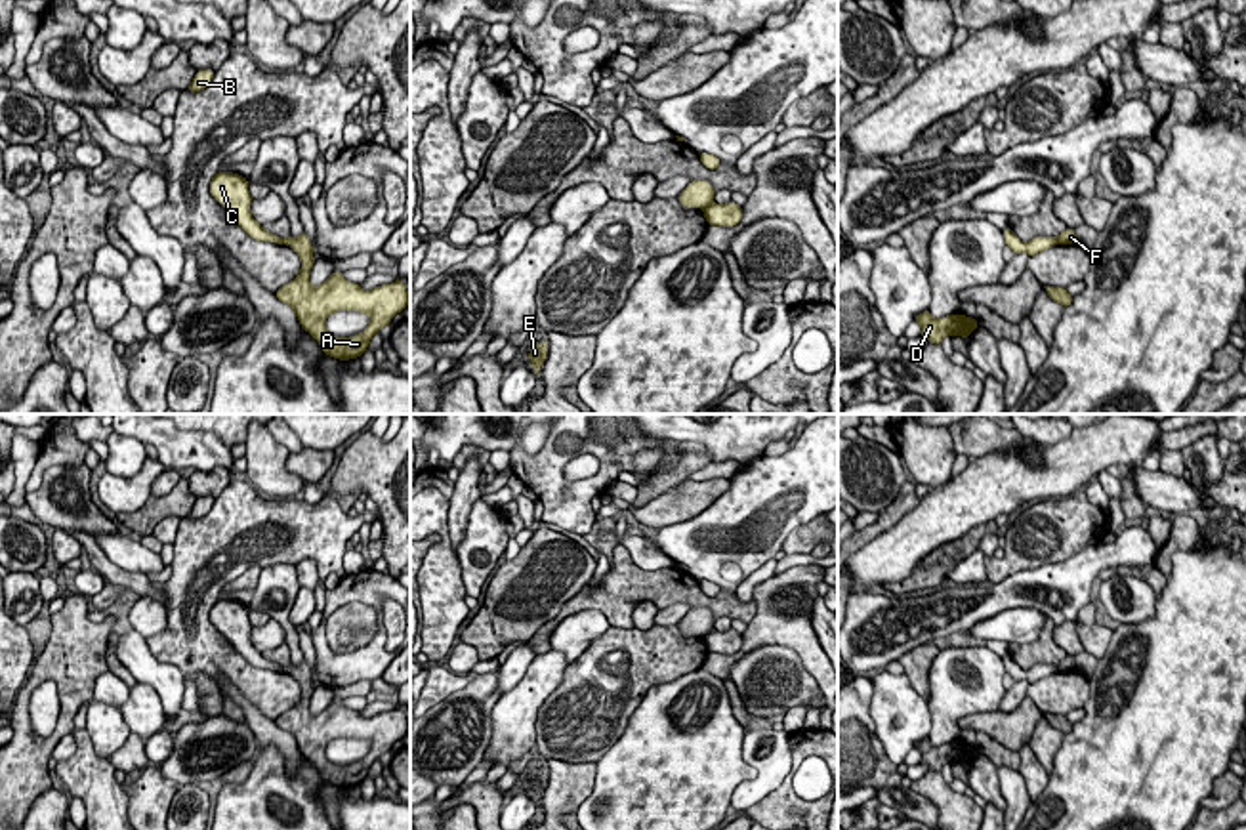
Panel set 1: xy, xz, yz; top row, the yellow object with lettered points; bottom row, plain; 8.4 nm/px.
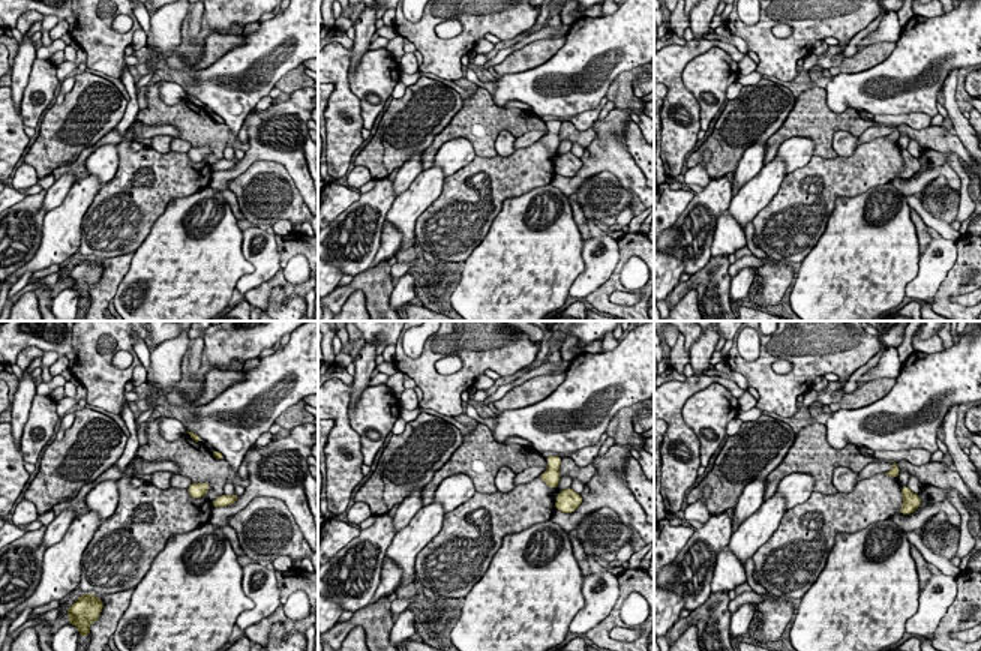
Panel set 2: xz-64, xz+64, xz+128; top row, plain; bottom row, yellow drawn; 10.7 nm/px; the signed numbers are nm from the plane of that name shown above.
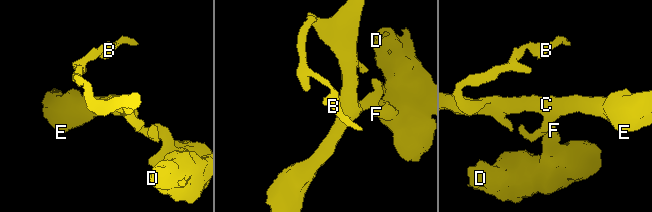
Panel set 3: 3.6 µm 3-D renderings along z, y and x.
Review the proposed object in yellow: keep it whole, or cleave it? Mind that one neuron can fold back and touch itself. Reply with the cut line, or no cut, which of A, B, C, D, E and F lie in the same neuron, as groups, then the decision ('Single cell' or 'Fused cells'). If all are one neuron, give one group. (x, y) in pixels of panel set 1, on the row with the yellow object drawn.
Split along xz (710, 203), (703, 208). Groups: A D F / B C E. Fused cells

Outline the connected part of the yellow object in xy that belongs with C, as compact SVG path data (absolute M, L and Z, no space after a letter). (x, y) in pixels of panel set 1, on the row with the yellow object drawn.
M218 172L210 181L210 195L227 210L237 225L252 239L282 244L282 239L265 231L250 214L252 197L248 179L233 172Z

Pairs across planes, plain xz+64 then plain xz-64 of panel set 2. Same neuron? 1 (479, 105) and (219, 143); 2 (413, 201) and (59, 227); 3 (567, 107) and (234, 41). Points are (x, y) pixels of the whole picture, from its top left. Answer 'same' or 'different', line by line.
1: same
2: same
3: different

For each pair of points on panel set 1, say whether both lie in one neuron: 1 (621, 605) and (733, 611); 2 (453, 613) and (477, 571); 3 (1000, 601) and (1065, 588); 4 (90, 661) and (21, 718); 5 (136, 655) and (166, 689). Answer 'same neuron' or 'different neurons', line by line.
1: same neuron
2: different neurons
3: same neuron
4: same neuron
5: same neuron

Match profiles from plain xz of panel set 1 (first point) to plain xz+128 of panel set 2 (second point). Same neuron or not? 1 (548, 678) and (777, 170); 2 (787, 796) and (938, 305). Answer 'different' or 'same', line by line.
1: same
2: same

